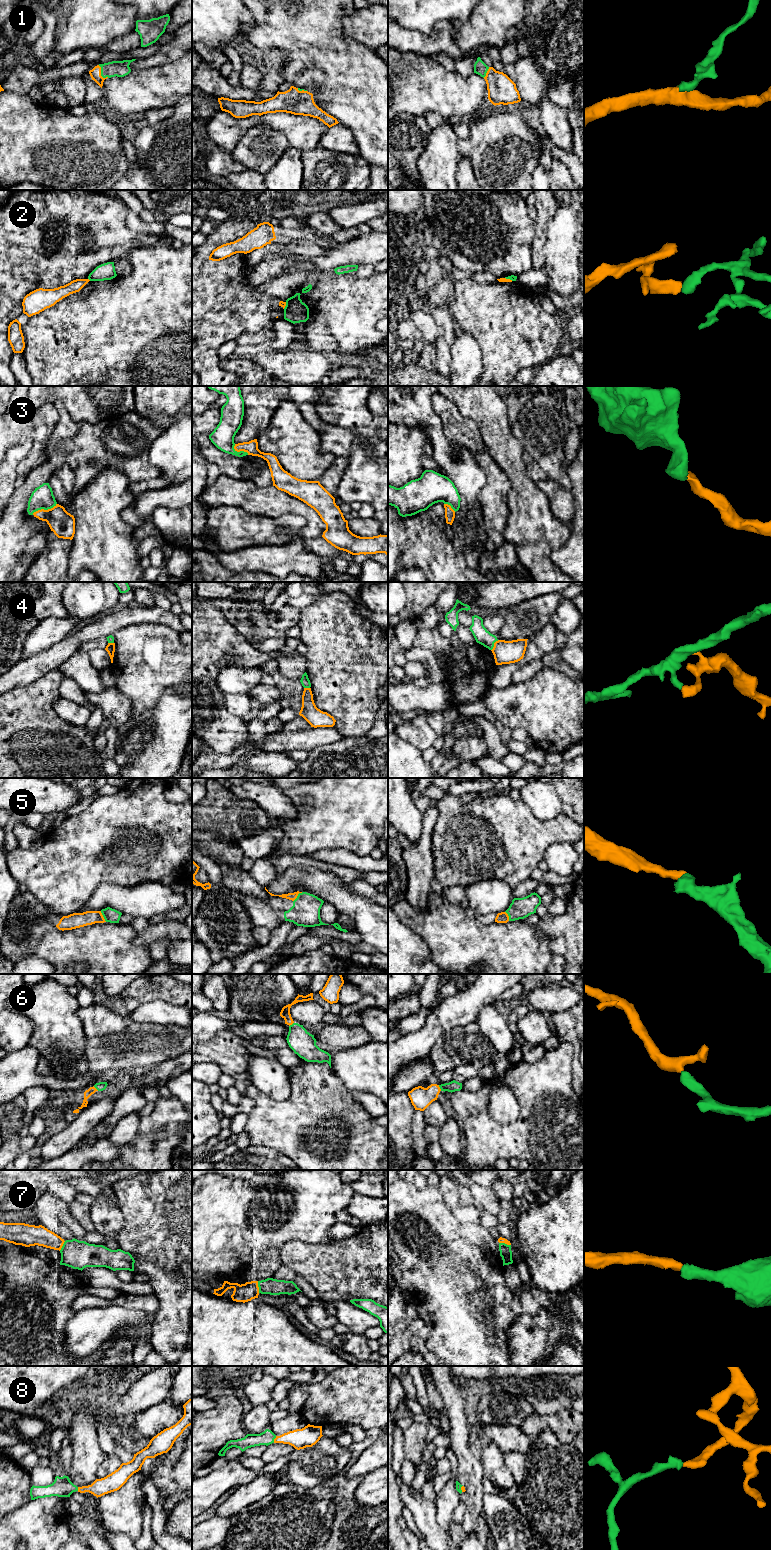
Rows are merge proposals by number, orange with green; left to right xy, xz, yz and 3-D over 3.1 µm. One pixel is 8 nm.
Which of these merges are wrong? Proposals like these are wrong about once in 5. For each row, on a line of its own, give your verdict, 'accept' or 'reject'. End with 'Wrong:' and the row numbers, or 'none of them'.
1: accept
2: reject
3: accept
4: reject
5: accept
6: accept
7: accept
8: accept
Wrong: 2, 4

